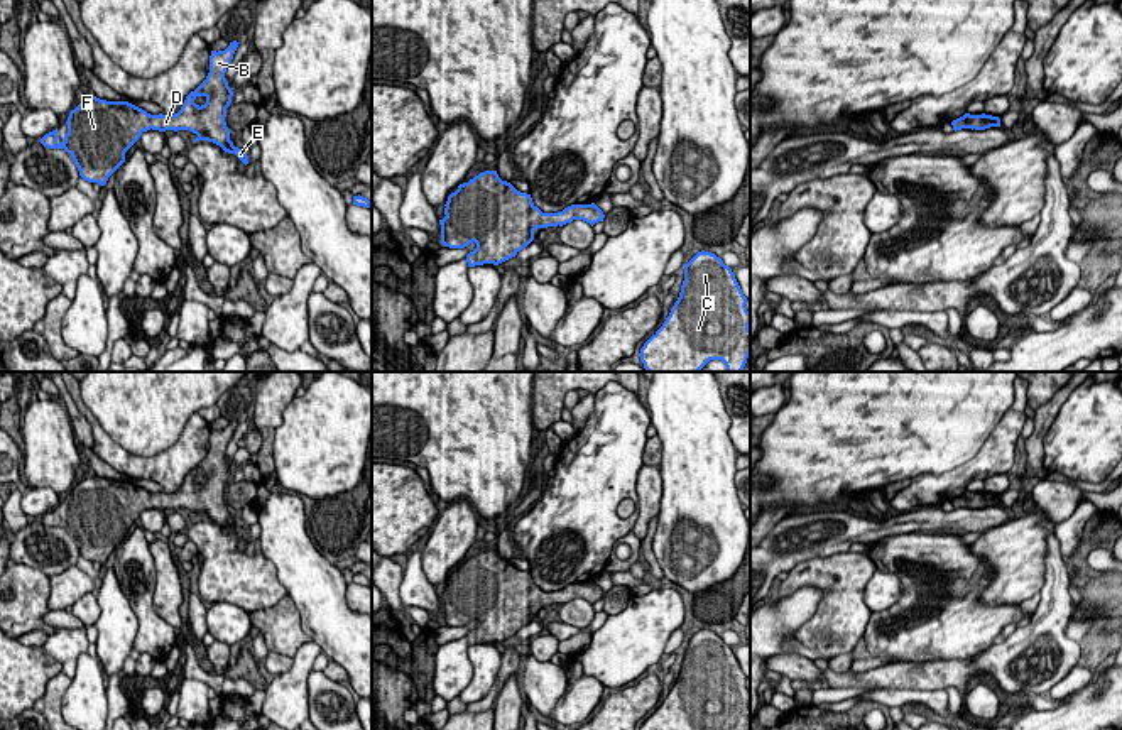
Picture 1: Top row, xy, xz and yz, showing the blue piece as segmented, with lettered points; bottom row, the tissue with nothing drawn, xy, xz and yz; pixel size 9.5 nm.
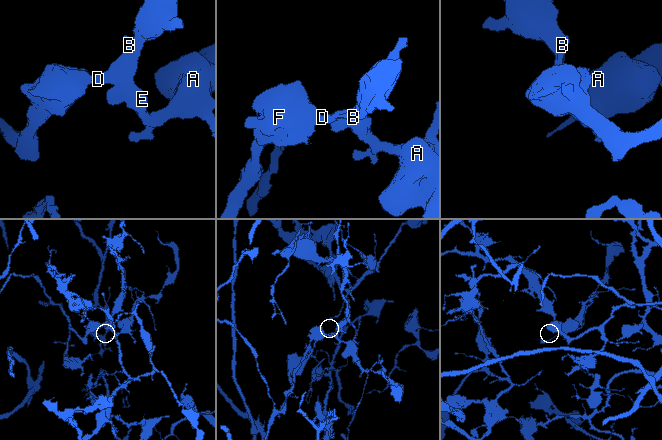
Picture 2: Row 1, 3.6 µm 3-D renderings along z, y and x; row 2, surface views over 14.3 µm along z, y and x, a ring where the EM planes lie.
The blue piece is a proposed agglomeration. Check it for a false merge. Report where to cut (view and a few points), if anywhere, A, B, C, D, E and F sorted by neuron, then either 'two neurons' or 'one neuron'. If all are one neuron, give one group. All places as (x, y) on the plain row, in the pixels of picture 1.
cut none; groups A B C D E F; one neuron

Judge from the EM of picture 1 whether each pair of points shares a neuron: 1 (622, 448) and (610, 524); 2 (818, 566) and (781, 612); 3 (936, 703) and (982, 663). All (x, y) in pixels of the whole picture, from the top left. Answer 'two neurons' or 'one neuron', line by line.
1: one neuron
2: two neurons
3: two neurons

